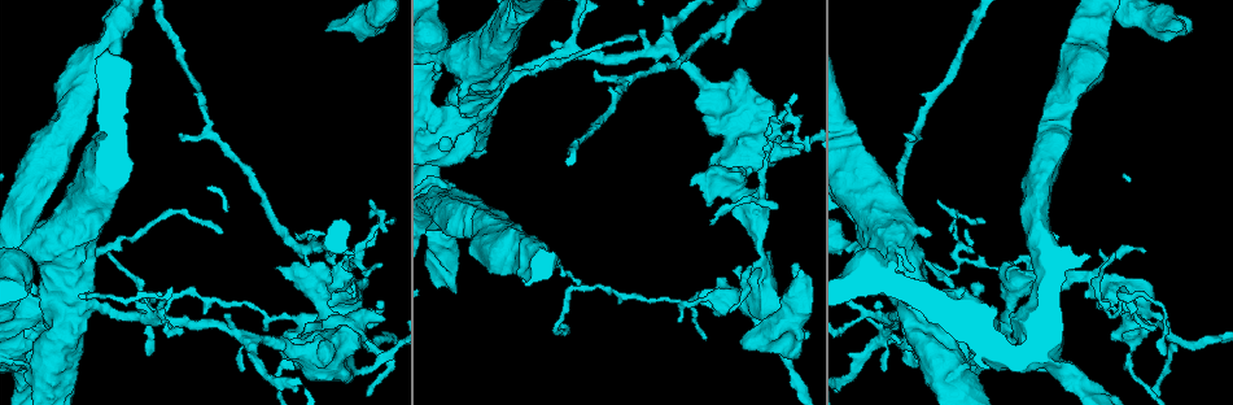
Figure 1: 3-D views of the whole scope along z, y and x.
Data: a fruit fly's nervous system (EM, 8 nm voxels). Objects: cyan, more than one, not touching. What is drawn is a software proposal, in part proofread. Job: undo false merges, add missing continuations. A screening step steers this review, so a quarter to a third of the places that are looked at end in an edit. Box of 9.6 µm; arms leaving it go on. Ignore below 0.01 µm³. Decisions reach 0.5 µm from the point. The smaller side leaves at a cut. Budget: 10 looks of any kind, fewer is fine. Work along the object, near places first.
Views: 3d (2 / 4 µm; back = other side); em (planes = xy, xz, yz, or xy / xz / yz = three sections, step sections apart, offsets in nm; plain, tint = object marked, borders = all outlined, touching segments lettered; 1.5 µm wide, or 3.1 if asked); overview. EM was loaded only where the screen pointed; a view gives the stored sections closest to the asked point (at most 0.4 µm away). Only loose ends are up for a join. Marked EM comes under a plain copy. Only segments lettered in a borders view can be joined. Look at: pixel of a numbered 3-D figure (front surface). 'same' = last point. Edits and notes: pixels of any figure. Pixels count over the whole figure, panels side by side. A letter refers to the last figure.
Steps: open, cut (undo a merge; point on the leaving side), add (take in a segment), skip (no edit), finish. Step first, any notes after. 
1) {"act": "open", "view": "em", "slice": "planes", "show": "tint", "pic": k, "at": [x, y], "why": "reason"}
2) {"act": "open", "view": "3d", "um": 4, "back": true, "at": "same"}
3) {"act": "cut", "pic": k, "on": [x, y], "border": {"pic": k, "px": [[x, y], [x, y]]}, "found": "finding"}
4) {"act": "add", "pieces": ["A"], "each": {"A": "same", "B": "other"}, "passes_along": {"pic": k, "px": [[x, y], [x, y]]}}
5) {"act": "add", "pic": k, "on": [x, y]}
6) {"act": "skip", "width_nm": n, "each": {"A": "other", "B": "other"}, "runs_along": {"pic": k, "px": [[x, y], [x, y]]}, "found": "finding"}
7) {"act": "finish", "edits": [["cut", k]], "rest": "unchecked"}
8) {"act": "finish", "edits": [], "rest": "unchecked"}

{"act": "open", "view": "em", "slice": "planes", "show": "borders", "pic": 1, "at": [1180, 28], "why": "an open end"}

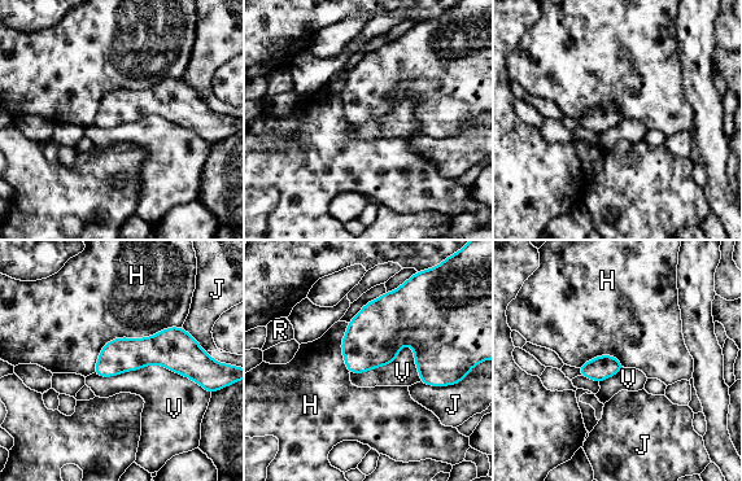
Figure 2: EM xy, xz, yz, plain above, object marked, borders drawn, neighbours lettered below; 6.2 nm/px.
{"act": "skip", "width_nm": 140, "each": {"H": "other", "J": "other", "R": "other", "V": "other"}, "found": "no lettered segment goes on from it"}

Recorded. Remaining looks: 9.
{"act": "open", "view": "em", "slice": "yz", "step": 8, "show": "borders", "pic": 1, "at": [475, 128], "why": "branch stops here"}

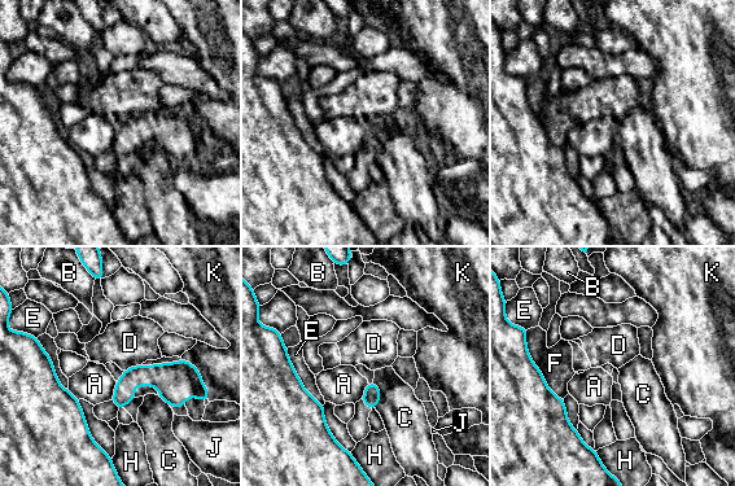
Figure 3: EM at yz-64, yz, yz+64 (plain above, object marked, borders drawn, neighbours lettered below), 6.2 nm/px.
{"act": "skip", "each": {"A": "other", "B": "other", "C": "other", "D": "other", "E": "other", "F": "other", "H": "other", "J": "other", "K": "other"}, "found": "no lettered segment goes on from it"}

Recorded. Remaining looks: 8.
{"act": "open", "view": "3d", "um": 4, "pic": 1, "at": [1028, 310], "why": "sudden change in width"}

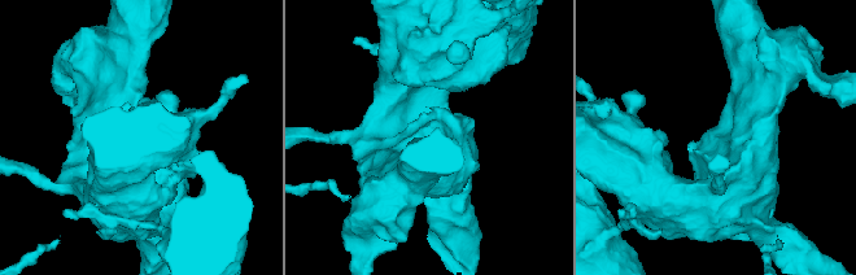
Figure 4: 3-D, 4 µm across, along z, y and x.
{"act": "open", "view": "em", "slice": "planes", "show": "borders", "pic": 4, "at": [723, 135]}

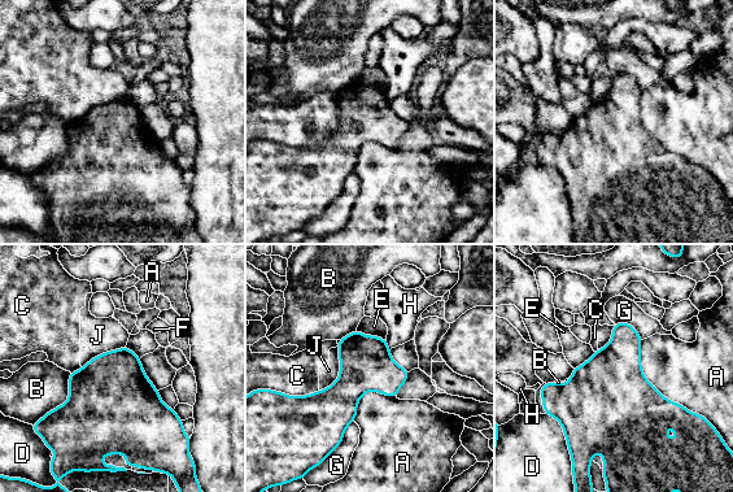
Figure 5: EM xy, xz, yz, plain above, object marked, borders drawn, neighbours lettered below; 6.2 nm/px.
{"act": "skip", "each": {"A": "other", "B": "other", "C": "other", "D": "other", "E": "other", "F": "other", "G": "other", "H": "other", "J": "other"}, "found": "one neuron here"}

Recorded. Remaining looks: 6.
{"act": "open", "view": "3d", "um": 2, "pic": 1, "at": [182, 133], "why": "an open end"}

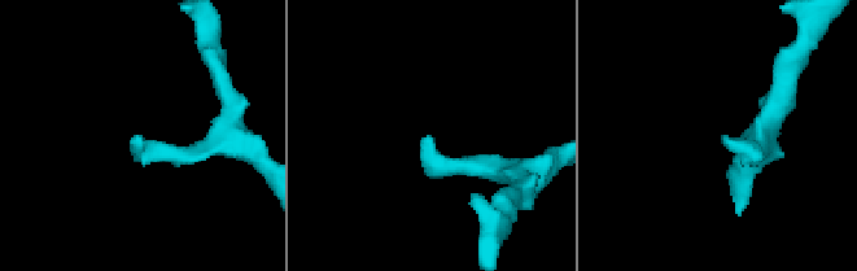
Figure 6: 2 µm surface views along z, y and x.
{"act": "open", "view": "em", "slice": "yz", "step": 8, "show": "borders", "pic": 6, "at": [144, 139]}

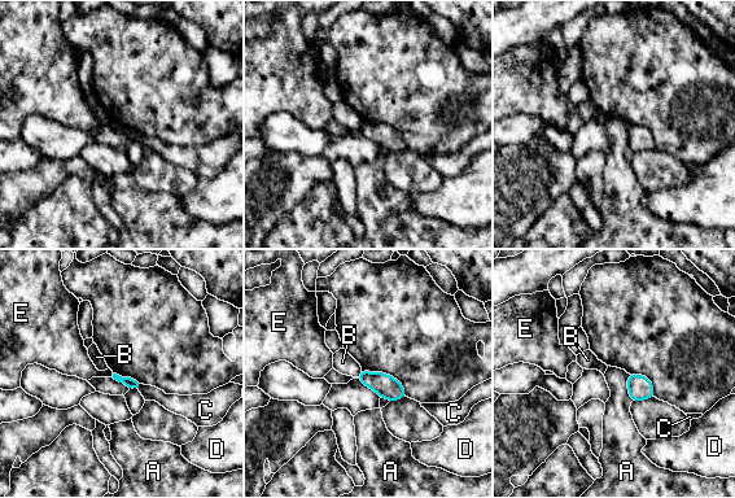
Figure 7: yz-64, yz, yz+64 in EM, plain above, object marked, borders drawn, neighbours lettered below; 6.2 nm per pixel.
{"act": "open", "view": "em", "slice": "xy", "step": 4, "show": "borders", "at": "same", "why": "another direction"}

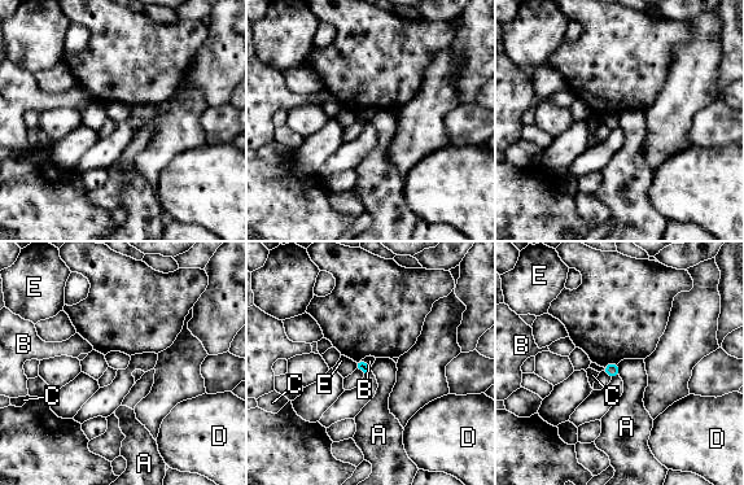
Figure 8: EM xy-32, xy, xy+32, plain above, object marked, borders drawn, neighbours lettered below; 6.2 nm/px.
{"act": "skip", "each": {"A": "other", "B": "other", "C": "other", "D": "other", "E": "other"}, "border": {"pic": 8, "px": [[617, 363], [620, 375]]}, "found": "none of them fits"}

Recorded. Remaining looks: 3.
{"act": "finish", "edits": [], "rest": "unchecked"}

